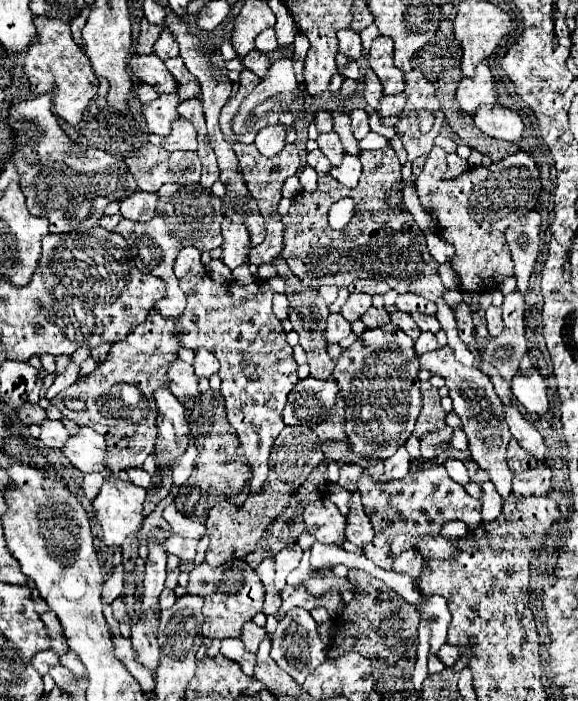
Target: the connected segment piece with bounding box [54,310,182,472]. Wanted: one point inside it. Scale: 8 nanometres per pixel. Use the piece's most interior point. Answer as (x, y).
(119, 395)

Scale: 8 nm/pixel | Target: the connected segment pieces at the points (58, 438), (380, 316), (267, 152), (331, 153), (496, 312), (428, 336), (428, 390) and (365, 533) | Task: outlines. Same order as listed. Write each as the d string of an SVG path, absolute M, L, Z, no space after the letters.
M44 420L40 426L42 426L40 440L48 448L62 448L68 442L68 438L70 438L68 430L58 420Z
M370 308L366 312L366 316L362 316L362 322L368 326L368 328L376 328L376 326L382 326L382 324L388 324L390 322L390 314L384 310L384 308Z
M276 124L276 126L264 126L258 134L256 134L256 148L266 156L266 158L272 158L276 156L284 146L286 138L286 128L282 124Z
M328 132L328 134L320 134L318 136L318 148L326 154L326 158L330 160L332 166L340 166L342 158L344 158L344 148L340 142L340 136L336 132Z
M490 306L486 310L486 322L488 322L490 336L498 336L502 332L502 312L500 312L500 308Z
M422 332L420 338L414 344L414 350L416 350L418 356L420 354L426 354L426 352L432 352L436 348L438 348L438 344L436 344L436 336L432 332Z
M422 382L420 390L422 390L422 412L412 432L412 436L416 438L424 438L430 432L438 432L444 426L444 418L446 418L446 412L440 406L438 390L430 382Z
M352 492L352 498L350 498L346 538L348 538L348 542L352 542L356 546L366 546L374 538L374 528L372 528L370 518L366 516L366 512L362 508L358 492Z

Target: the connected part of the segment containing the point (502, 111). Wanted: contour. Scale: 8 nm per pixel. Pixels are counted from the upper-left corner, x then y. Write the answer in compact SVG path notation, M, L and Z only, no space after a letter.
M500 104L478 108L478 112L474 114L474 122L484 134L492 138L500 138L508 142L520 142L524 138L526 126L522 116L518 116L510 108L502 108Z

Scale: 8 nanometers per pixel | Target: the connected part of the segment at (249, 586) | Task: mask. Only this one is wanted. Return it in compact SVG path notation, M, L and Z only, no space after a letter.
M228 560L222 566L208 566L206 562L198 564L190 572L190 580L186 586L188 594L198 594L204 598L202 614L204 614L204 636L208 638L240 638L242 626L250 622L264 606L264 592L262 582L256 570L246 560Z

